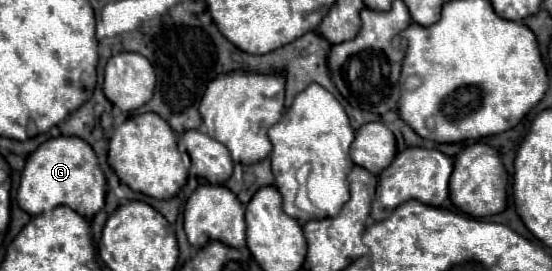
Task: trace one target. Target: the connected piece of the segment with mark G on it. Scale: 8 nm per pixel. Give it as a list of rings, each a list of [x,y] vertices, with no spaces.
[[[56,137],[42,143],[26,161],[18,187],[18,205],[28,215],[40,215],[54,207],[72,207],[86,219],[92,219],[104,207],[106,178],[92,147],[78,137]]]

